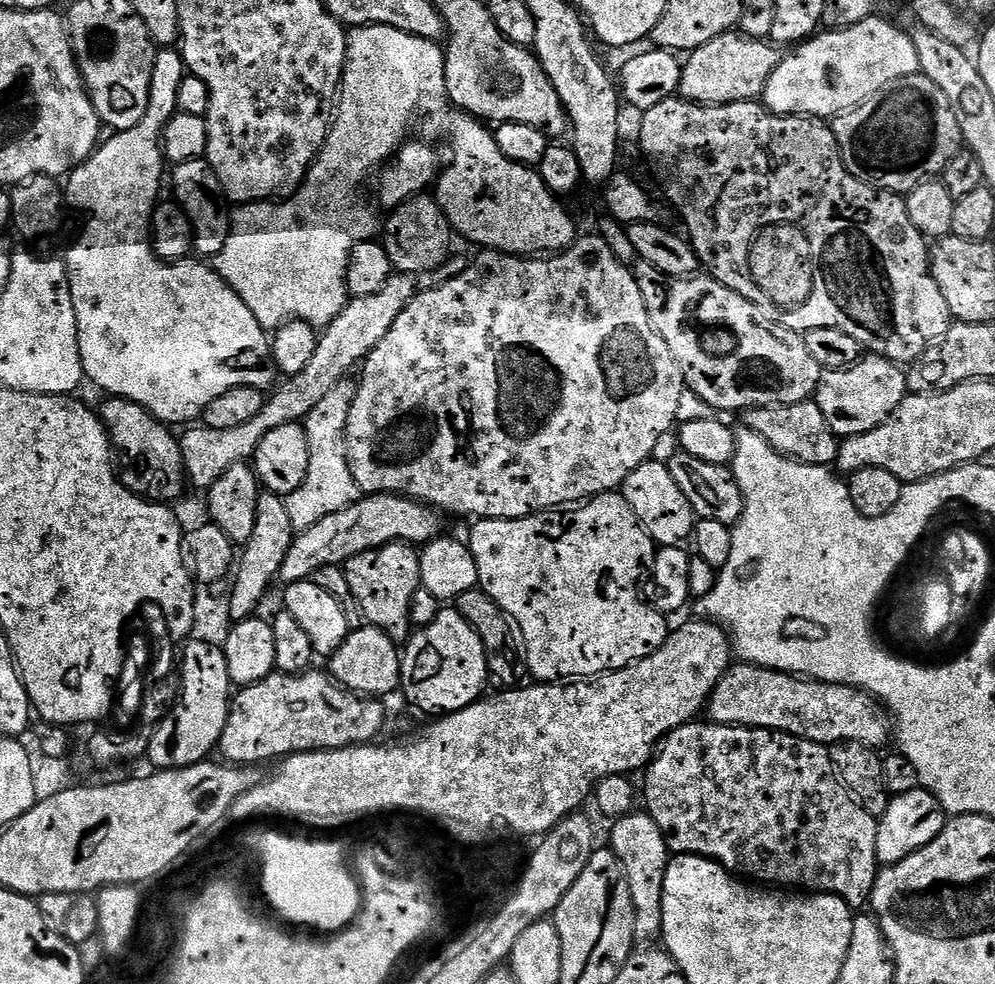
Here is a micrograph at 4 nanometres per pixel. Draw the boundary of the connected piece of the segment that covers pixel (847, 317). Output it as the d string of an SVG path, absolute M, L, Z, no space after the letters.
M673 98L658 102L658 106L650 106L639 117L640 119L640 148L644 151L644 160L648 163L648 168L652 171L652 176L656 179L658 187L664 191L664 196L670 203L676 207L678 215L684 219L684 224L688 227L686 231L687 239L690 241L692 248L696 252L701 265L706 269L707 275L717 280L722 286L734 290L742 298L746 298L754 306L759 308L764 305L766 298L758 294L758 287L752 284L750 276L750 250L755 250L758 246L758 240L755 236L759 232L775 229L776 225L782 223L794 223L807 233L808 240L811 240L811 254L816 259L815 285L814 290L810 291L810 296L802 300L802 310L798 308L796 314L788 314L782 318L780 325L783 328L789 328L791 332L801 334L810 330L842 330L850 334L861 346L861 349L869 353L884 356L894 363L907 366L930 347L936 344L941 338L952 329L954 317L950 306L946 306L946 298L942 298L942 290L938 290L938 282L934 282L932 277L932 262L930 259L929 241L910 222L908 213L908 201L900 194L878 194L877 189L872 188L869 184L863 184L854 174L846 170L846 166L840 157L840 147L836 141L836 135L832 132L831 123L825 122L820 118L811 116L776 116L769 112L763 103L754 100L743 100L733 104L691 104L689 100Z

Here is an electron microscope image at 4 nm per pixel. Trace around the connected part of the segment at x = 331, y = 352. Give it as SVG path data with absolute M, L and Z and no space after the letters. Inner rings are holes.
M393 274L378 290L378 294L370 294L367 298L351 298L343 310L330 322L318 336L314 358L310 358L306 370L302 374L287 377L269 395L262 406L261 412L251 422L237 426L231 430L214 430L203 426L192 426L185 436L179 437L182 458L184 459L184 474L189 485L201 490L207 490L230 470L230 466L238 466L251 461L255 457L258 446L262 446L262 438L270 434L270 430L278 430L278 426L298 424L307 421L309 414L320 407L322 398L334 390L345 379L344 376L352 367L359 365L386 338L390 326L398 319L398 314L406 310L406 306L416 297L417 277L412 274ZM277 391L277 392L276 392ZM276 392L276 393L275 393ZM197 427L197 428L196 428Z

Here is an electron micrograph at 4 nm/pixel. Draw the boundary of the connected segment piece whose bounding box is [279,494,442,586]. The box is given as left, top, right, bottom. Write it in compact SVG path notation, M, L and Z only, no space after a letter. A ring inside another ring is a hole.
M365 495L350 507L343 508L326 518L322 518L322 522L314 522L314 526L310 526L306 531L297 535L290 546L290 554L286 554L286 562L282 562L279 583L287 586L299 580L309 579L315 572L322 570L322 566L334 566L335 564L343 566L350 558L387 544L399 542L401 544L423 546L428 541L437 539L441 535L440 519L442 519L442 516L437 509L421 504L419 500L410 500L407 496Z

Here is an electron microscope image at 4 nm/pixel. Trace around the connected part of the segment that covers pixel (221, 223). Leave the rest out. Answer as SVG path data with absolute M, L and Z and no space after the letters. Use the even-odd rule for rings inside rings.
M201 158L175 165L171 169L170 180L171 176L173 192L171 195L186 212L186 218L190 218L192 247L195 255L200 258L214 258L222 254L222 246L226 246L226 238L230 238L232 212L230 202L224 197L222 182L218 182L218 174L214 174L207 159Z

